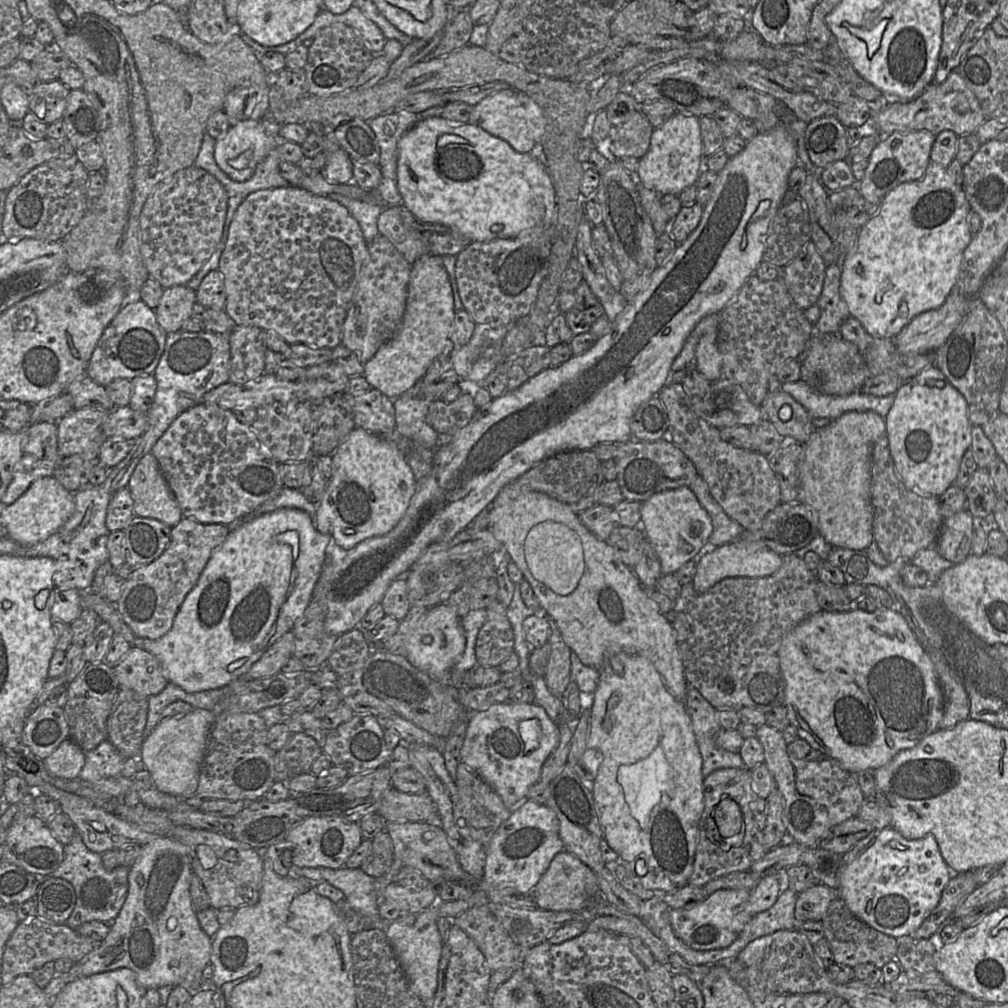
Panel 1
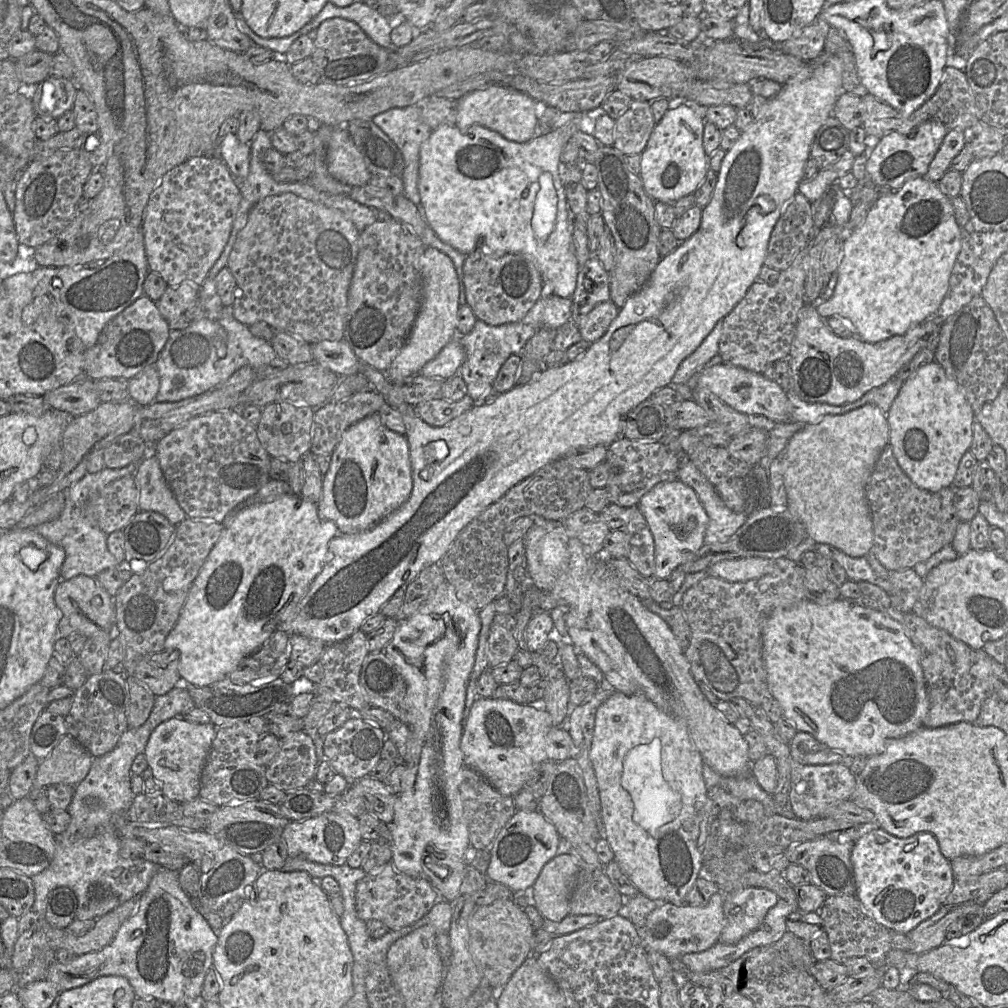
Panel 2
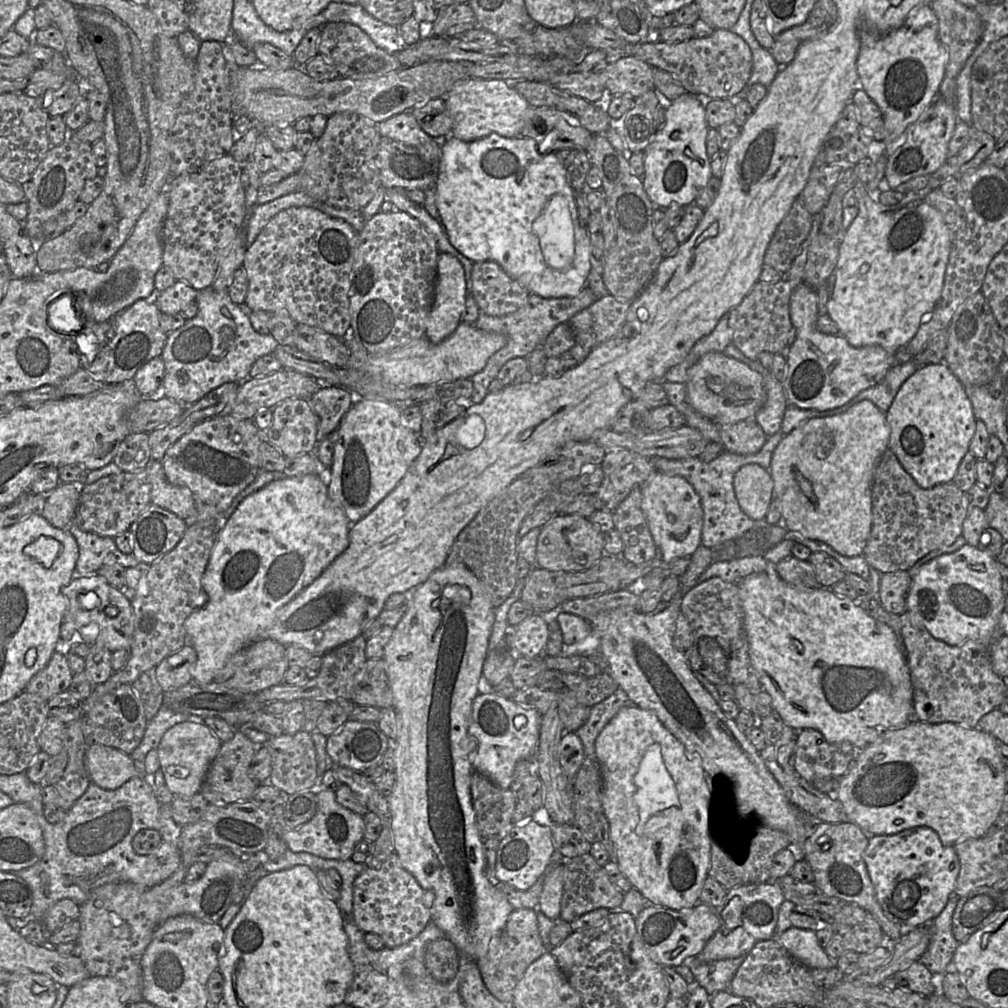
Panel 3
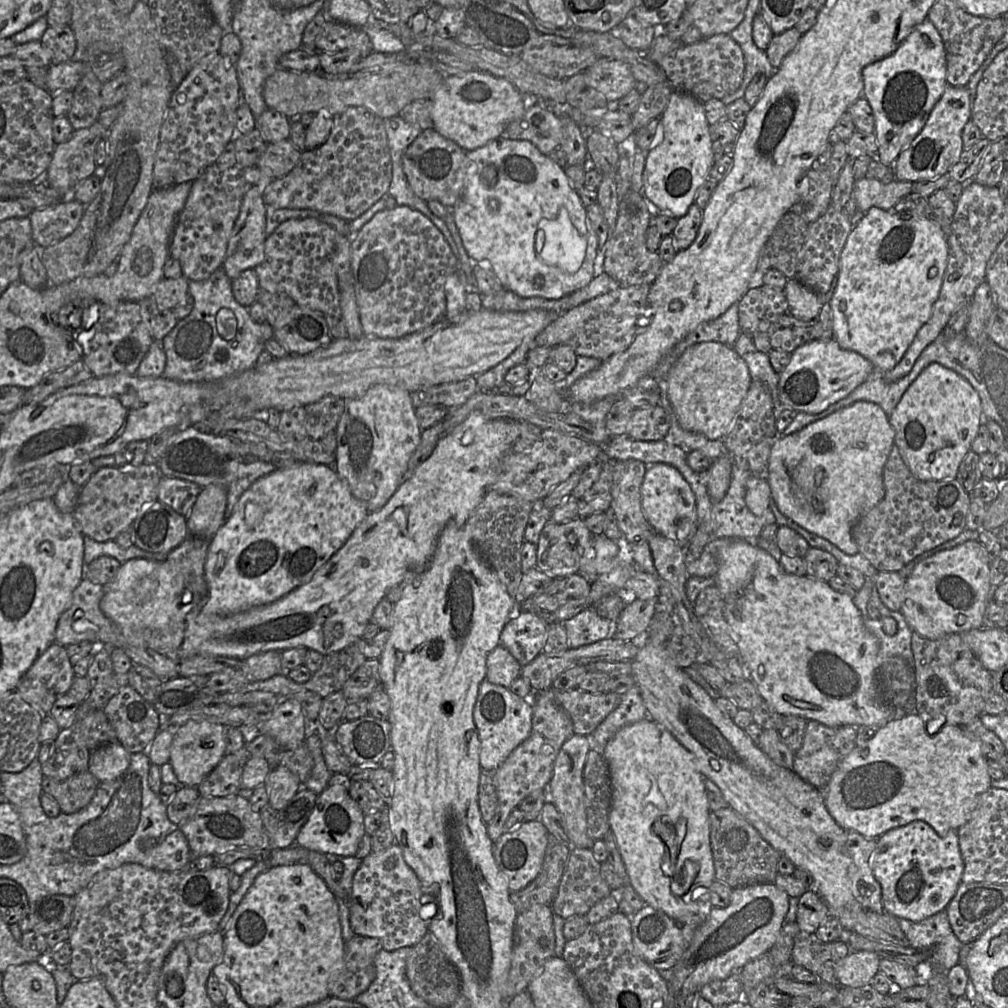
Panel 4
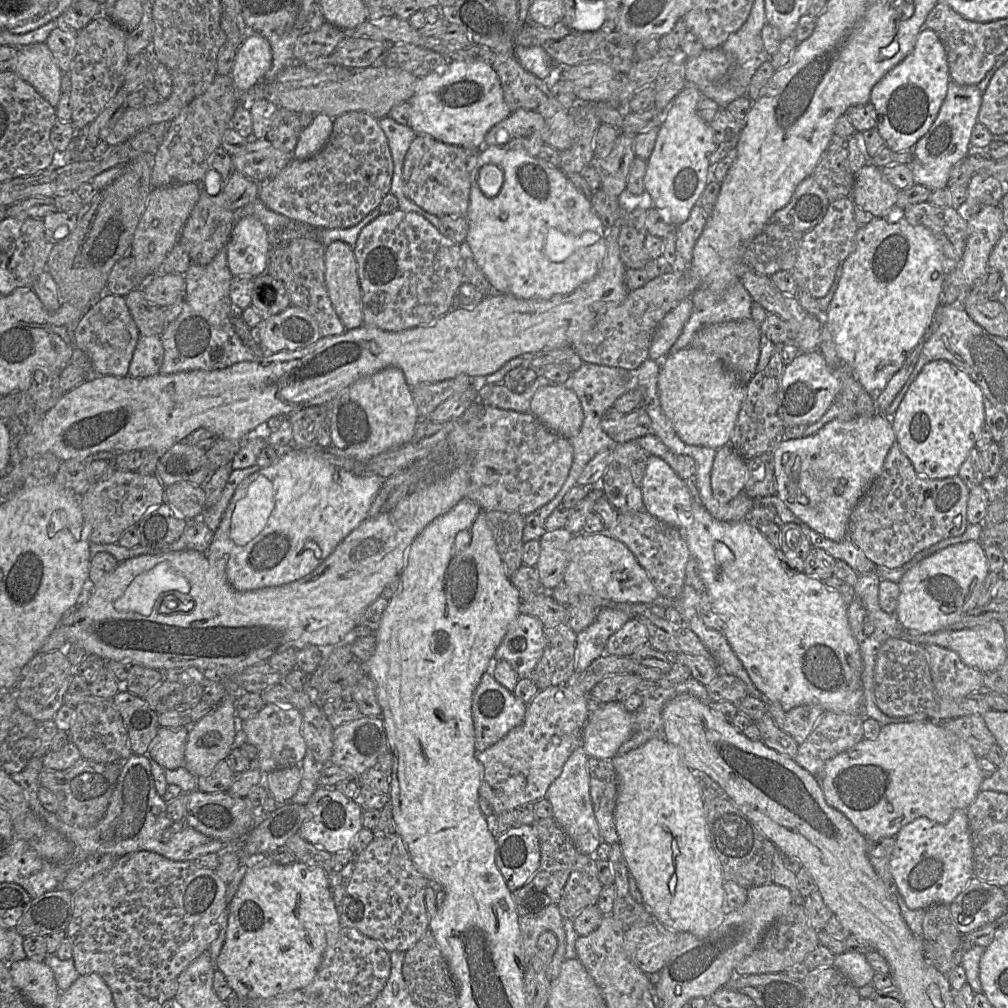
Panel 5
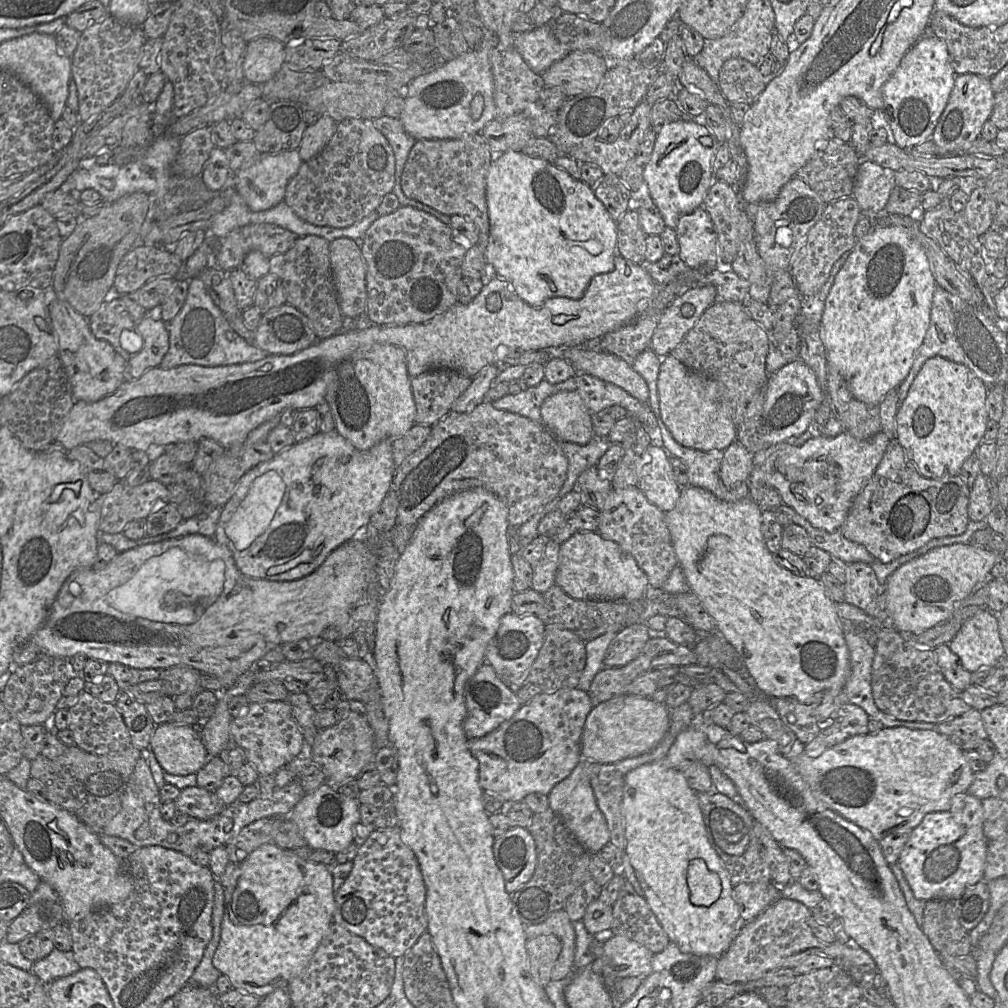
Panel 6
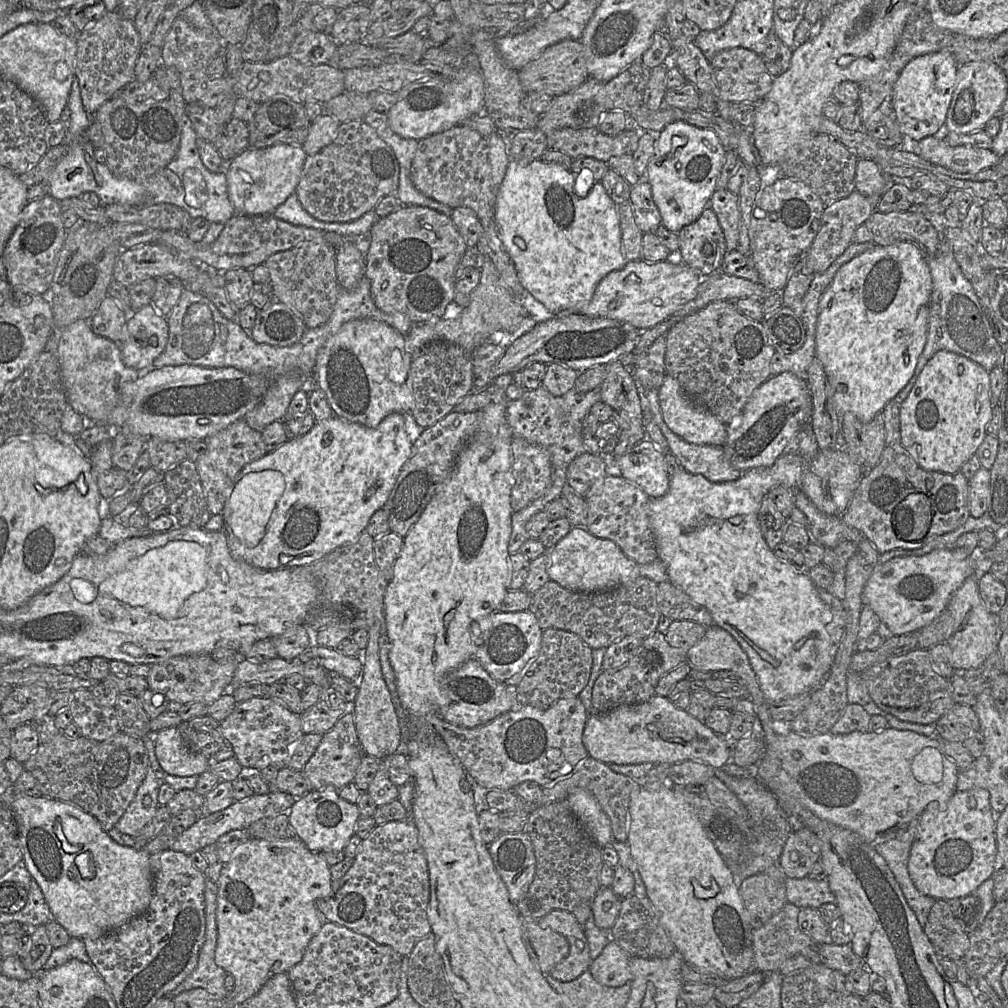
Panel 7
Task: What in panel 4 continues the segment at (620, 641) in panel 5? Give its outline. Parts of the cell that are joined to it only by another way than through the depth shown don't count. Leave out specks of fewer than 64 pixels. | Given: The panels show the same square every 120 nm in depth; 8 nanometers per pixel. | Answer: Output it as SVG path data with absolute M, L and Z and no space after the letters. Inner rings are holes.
M658 598L629 601L622 611L613 635L614 639L630 641L639 648L646 642L646 630L655 614Z

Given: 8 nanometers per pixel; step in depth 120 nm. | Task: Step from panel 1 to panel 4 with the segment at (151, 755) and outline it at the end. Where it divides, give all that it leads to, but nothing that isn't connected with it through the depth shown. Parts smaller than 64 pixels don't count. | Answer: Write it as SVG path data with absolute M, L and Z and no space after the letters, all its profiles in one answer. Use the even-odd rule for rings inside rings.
M188 721L173 729L169 763L182 786L197 787L225 756L227 727L209 721Z

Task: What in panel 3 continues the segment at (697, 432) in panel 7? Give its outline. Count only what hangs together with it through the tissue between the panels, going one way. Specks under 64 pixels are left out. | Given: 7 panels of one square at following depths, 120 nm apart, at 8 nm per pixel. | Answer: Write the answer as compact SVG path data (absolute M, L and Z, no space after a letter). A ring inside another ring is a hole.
M708 352L689 370L685 383L691 406L717 425L754 419L766 400L761 374L723 352Z

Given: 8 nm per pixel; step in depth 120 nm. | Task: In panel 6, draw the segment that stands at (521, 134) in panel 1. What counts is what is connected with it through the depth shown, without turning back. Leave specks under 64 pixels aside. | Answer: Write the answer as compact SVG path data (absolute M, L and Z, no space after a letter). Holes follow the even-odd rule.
M485 26L483 32L484 38L477 48L418 76L402 93L405 108L399 120L405 132L416 140L458 139L468 134L480 133L487 123L497 118L490 53L497 45L498 38ZM477 95L483 97L484 109L481 117L474 120L470 106Z

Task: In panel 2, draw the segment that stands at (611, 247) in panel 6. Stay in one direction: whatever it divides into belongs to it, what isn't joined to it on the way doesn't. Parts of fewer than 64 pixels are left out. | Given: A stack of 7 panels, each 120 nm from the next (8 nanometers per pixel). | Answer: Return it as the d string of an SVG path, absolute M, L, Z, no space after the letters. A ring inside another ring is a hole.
M576 112L566 124L526 143L510 141L498 132L479 125L459 129L456 125L445 124L432 130L419 153L418 191L426 223L442 241L464 255L475 250L489 255L524 255L541 272L547 294L571 298L580 267L572 251L568 202L559 176L559 164L564 147L579 130L584 116L587 112Z

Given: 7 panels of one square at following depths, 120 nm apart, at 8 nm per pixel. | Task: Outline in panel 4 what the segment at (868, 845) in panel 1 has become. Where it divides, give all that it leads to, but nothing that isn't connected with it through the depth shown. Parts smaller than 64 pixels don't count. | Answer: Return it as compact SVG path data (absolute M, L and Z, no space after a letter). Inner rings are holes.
M916 820L887 831L876 842L873 873L881 885L886 913L921 921L947 908L964 872L958 829L951 829L945 837L940 837L928 823Z

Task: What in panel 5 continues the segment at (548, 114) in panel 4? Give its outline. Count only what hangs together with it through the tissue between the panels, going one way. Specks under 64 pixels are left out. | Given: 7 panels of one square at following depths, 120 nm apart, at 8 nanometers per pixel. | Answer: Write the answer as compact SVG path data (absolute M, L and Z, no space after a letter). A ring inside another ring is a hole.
M518 109L488 131L483 147L522 145L530 155L538 156L545 145L542 139L544 129L545 120L541 114Z

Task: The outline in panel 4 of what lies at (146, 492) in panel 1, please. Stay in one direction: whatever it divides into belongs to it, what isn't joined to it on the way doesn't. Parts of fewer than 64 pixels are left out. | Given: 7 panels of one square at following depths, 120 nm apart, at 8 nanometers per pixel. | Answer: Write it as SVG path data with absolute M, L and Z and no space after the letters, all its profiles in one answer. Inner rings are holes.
M162 476L158 488L158 501L188 519L201 490L201 486L191 481Z

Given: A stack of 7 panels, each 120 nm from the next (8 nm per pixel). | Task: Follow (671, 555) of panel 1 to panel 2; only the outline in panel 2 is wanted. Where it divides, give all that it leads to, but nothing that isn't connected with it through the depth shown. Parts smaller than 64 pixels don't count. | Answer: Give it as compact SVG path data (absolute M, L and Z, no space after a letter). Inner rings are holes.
M679 479L655 485L640 499L638 507L654 538L653 579L668 579L675 569L704 545L704 536L709 523L708 515L695 491Z

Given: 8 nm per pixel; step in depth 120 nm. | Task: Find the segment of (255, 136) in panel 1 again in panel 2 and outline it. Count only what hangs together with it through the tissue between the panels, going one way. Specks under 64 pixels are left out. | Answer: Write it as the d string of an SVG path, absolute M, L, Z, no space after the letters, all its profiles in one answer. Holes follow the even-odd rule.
M227 133L218 142L218 156L226 163L233 177L246 177L250 171L251 146L241 142L236 134Z

